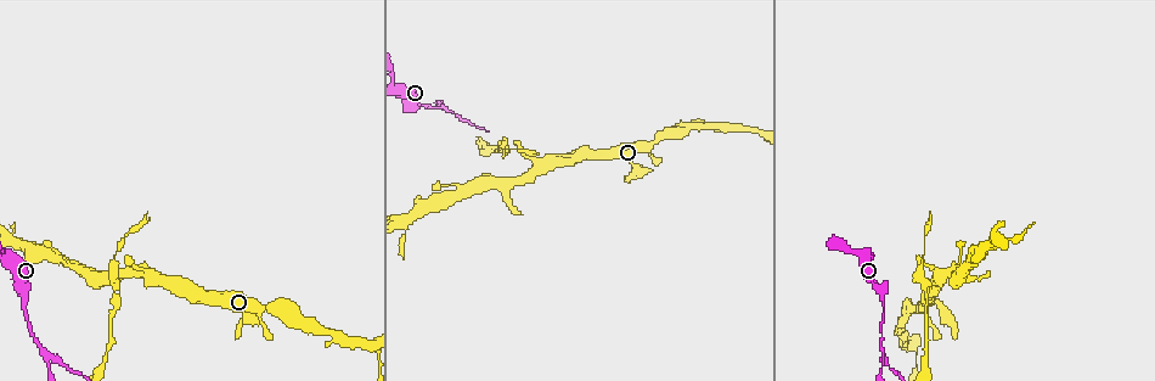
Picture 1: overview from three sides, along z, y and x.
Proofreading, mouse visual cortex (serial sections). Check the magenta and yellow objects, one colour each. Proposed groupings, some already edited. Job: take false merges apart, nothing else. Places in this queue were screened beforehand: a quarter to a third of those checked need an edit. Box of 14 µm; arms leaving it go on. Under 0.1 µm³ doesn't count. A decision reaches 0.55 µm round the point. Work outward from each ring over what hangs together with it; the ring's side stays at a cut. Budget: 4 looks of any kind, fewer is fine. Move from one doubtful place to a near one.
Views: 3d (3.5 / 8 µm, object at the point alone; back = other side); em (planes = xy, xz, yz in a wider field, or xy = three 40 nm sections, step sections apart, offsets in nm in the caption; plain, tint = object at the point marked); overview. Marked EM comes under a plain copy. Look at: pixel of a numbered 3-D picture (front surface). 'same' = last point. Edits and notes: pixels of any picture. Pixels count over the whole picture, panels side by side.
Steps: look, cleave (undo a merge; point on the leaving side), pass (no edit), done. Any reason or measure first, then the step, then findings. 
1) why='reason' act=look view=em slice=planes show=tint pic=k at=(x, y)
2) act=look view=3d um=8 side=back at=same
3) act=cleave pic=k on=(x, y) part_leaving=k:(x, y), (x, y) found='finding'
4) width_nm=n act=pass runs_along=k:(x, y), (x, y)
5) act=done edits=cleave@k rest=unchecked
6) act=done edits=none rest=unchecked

why='calibre changes' act=look view=3d um=3.5 side=back pic=1 at=(884, 297)

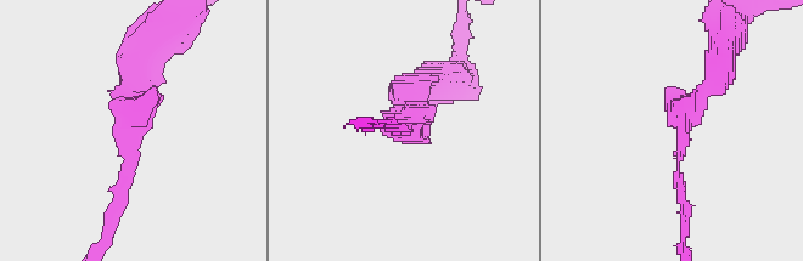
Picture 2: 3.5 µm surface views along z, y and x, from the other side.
arm_widths_nm=100,300 act=pass runs_along=2:(718, 63), (680, 115), (684, 209) found='all the same cell'

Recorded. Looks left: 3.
why='branch point' act=look view=3d um=3.5 pic=1 at=(884, 355)

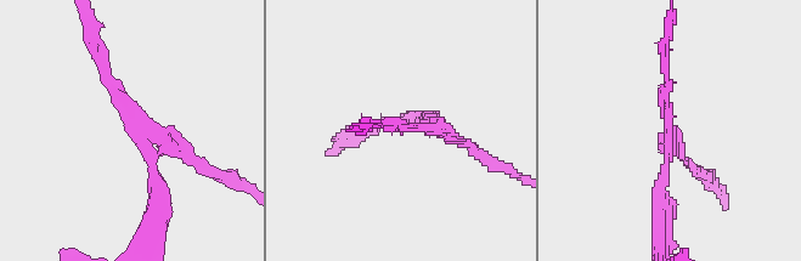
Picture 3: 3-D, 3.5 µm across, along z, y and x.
act=look view=em slice=xy step=3 show=tint pic=3 at=(671, 124)

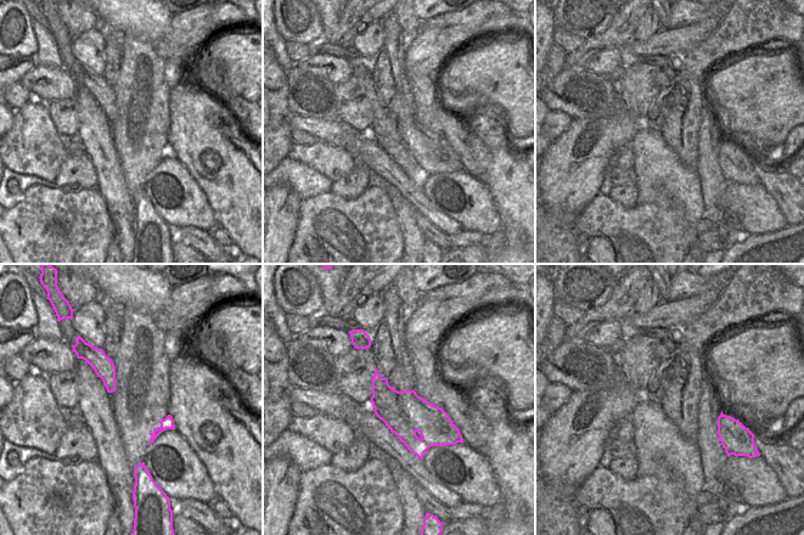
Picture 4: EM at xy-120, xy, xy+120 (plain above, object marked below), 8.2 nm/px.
act=cleave pic=3 on=(695, 171) part_leaving=3:(167, 143), (244, 188) found='a second cell is stuck on'

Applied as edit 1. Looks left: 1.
act=done edits=cleave@3 rest=unchecked

